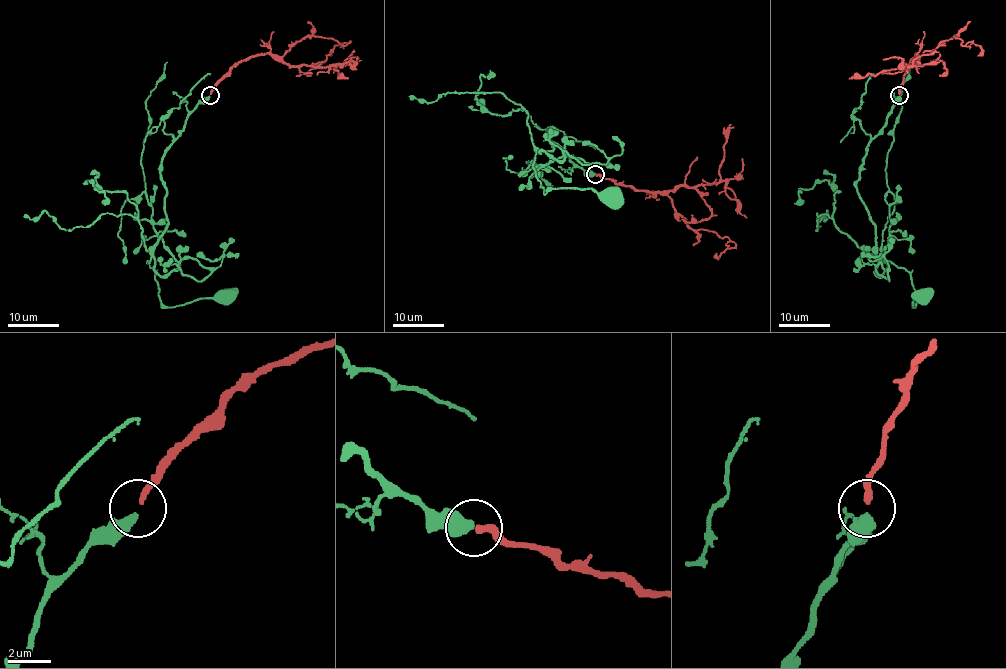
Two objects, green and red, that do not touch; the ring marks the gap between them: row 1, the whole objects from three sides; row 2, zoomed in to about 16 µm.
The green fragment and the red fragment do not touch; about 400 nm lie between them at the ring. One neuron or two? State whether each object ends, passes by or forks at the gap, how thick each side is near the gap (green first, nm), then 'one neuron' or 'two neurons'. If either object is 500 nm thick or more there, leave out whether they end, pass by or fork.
green ends; red ends; calibres 480 and 280 nm; one neuron

